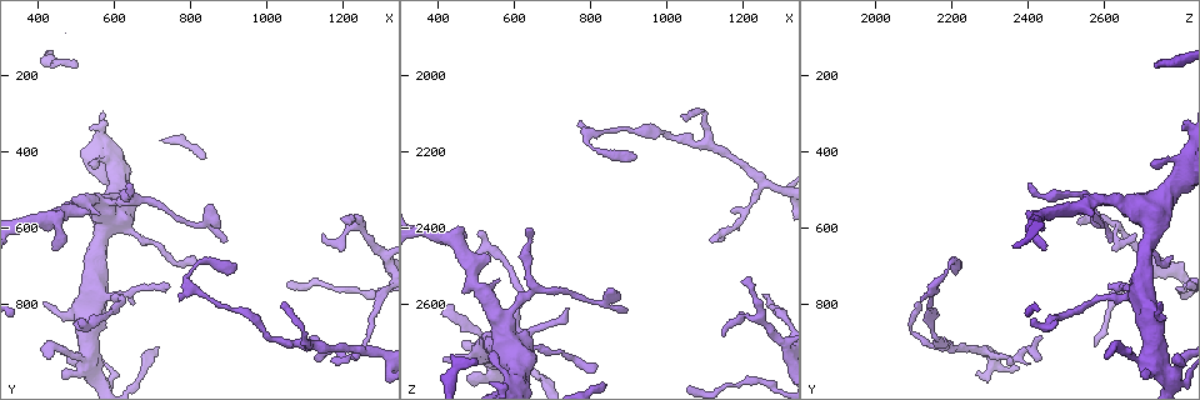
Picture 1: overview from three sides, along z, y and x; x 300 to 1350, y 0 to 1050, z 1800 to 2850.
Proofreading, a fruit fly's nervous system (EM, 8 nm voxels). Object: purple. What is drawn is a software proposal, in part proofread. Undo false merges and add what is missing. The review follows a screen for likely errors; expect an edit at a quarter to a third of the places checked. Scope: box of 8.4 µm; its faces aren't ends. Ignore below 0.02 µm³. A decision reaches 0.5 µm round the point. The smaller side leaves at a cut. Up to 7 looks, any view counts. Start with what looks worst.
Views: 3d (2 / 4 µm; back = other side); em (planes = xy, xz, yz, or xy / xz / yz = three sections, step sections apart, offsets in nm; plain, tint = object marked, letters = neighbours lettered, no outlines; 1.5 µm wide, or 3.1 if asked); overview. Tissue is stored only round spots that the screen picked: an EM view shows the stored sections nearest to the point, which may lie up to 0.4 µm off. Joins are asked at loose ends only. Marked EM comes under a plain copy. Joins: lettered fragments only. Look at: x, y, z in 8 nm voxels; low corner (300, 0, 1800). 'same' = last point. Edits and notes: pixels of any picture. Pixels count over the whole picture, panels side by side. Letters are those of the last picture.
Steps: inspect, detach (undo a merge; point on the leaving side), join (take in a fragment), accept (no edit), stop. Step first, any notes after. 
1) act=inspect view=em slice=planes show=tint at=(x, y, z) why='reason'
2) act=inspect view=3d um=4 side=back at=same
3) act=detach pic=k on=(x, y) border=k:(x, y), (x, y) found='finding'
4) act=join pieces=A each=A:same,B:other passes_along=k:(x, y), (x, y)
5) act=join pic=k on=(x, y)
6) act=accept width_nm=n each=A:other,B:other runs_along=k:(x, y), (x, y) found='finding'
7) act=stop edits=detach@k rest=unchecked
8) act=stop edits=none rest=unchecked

act=inspect view=em slice=planes show=letters at=(510, 840, 2410) why='tapers out'

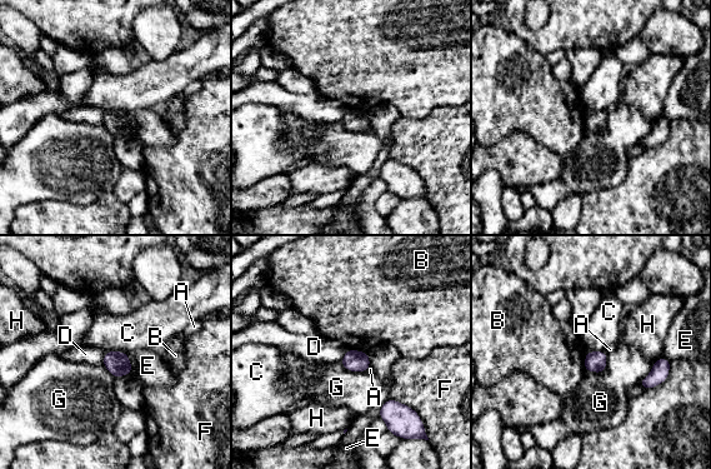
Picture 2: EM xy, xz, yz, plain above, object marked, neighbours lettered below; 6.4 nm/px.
act=accept each=A:other,B:other,C:other,D:other,E:other,F:other,G:other,H:other border=2:(105, 352), (101, 364) found='none of them fits'

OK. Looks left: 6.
act=inspect view=em slice=planes show=letters at=(480, 945, 2780) why='branch stops here'

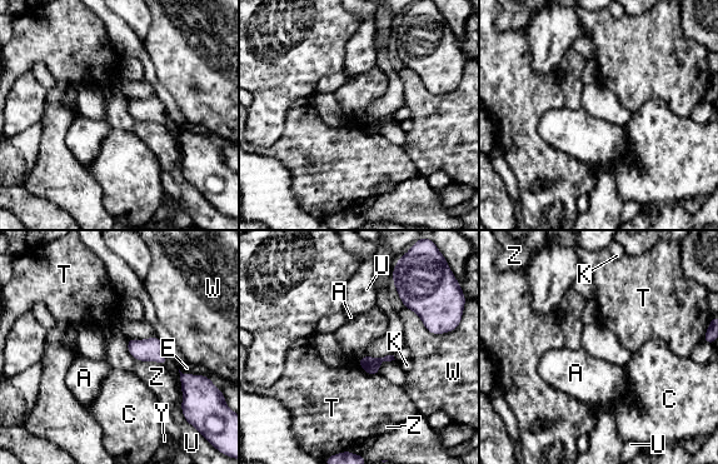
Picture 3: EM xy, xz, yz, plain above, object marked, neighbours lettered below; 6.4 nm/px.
act=accept longest_contact=W:320nm each=A:other,C:other,E:other,K:other,T:other,U:other,W:other,Y:other,Z:other found='no lettered fragment goes on from it'

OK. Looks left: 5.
act=inspect view=em slice=planes show=letters at=(640, 480, 2405) why='an open end'

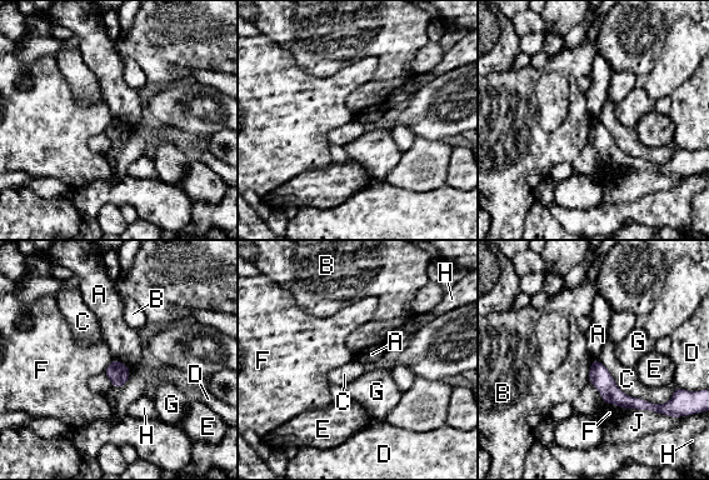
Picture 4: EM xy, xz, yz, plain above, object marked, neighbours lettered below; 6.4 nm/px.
act=accept each=A:other,B:other,C:other,D:other,E:other,F:other,G:other,H:other,J:other found='none of them fits'

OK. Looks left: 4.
act=stop edits=none rest=unchecked

